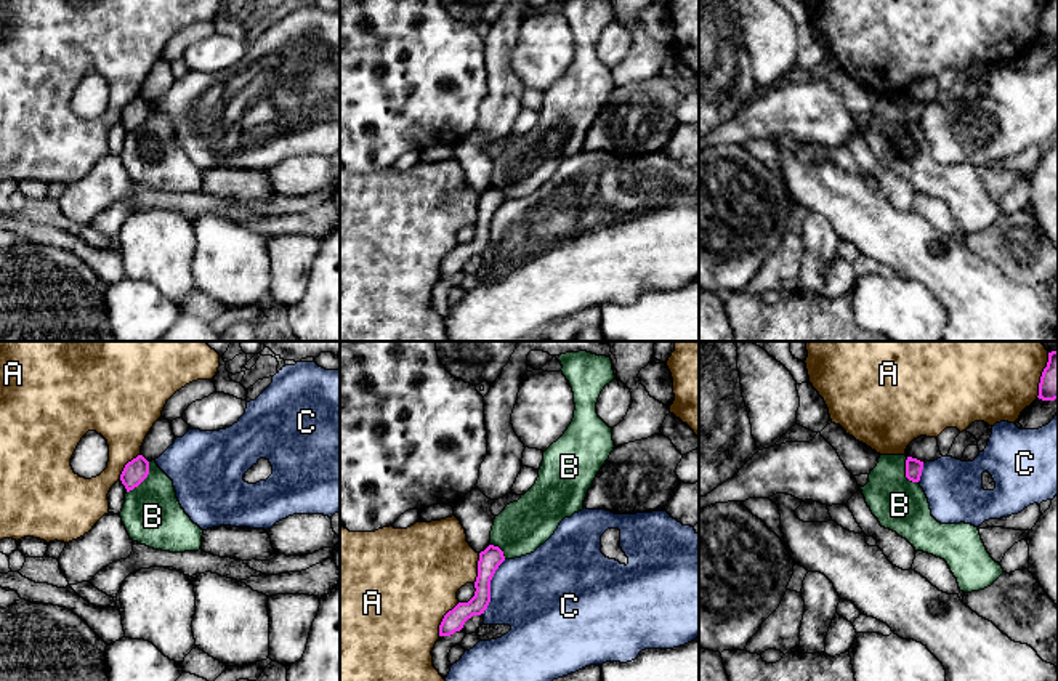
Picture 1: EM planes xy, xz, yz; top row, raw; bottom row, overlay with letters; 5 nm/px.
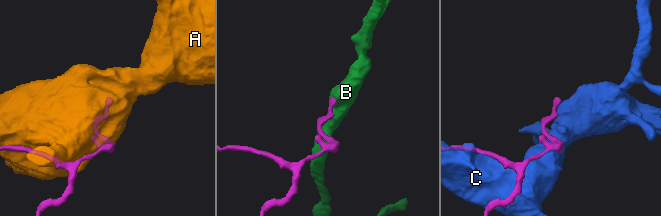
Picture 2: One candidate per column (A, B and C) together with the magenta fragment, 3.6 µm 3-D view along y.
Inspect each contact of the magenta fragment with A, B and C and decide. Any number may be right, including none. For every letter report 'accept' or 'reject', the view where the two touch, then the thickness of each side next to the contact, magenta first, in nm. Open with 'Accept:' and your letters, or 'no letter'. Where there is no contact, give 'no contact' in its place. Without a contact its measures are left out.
Accept: no letter
A: reject | xz | 110/500 nm
B: reject | xy | 120/300 nm
C: reject | xz | 110/420 nm

